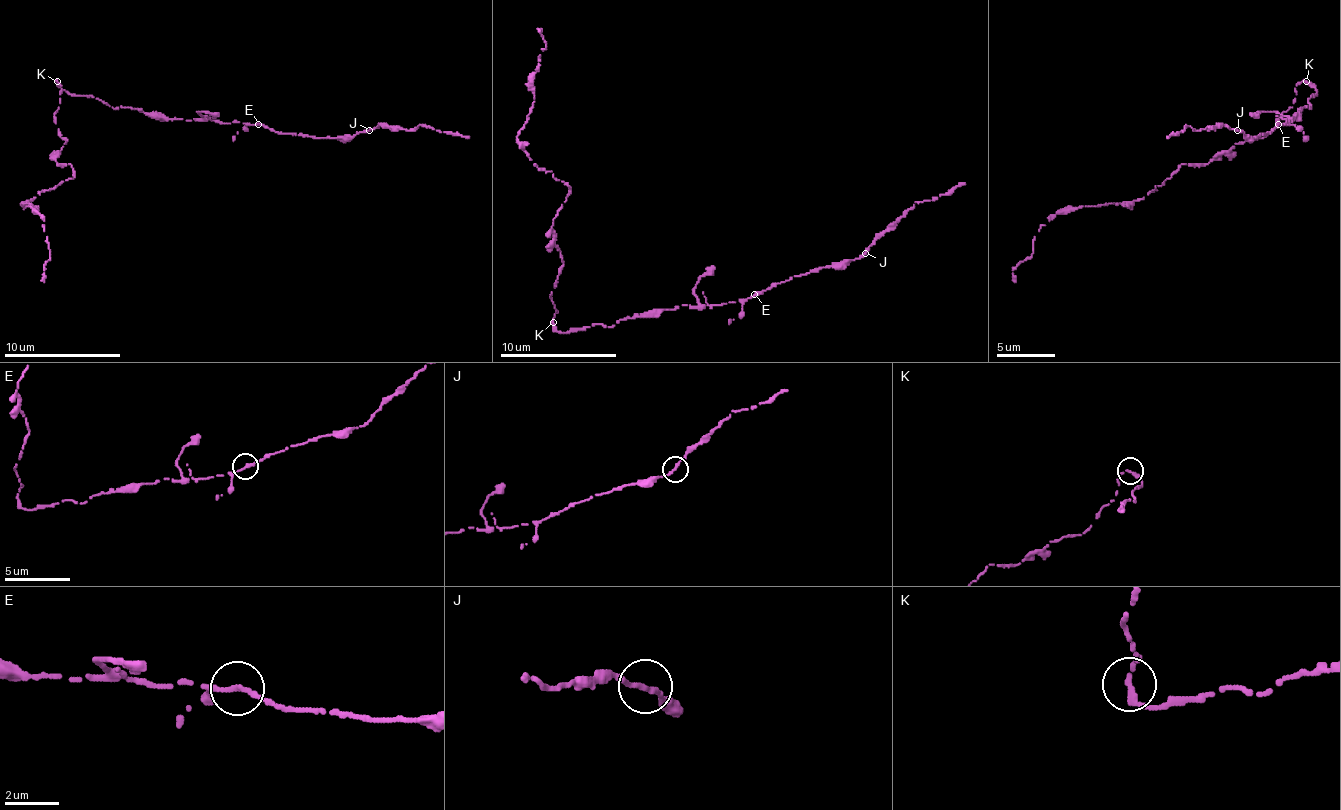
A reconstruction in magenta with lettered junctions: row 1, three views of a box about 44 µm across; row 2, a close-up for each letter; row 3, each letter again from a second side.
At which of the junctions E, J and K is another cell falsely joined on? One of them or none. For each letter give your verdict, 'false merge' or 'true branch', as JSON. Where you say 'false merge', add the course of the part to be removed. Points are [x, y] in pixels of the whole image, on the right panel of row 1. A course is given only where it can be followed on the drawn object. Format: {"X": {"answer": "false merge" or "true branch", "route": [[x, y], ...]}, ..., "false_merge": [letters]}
{"E": {"answer": "true branch"}, "J": {"answer": "true branch"}, "K": {"answer": "false merge", "route": [[1307, 80], [1269, 133], [1205, 165], [1182, 165], [1141, 199], [1057, 211], [1013, 281]]}, "false_merge": ["K"]}

